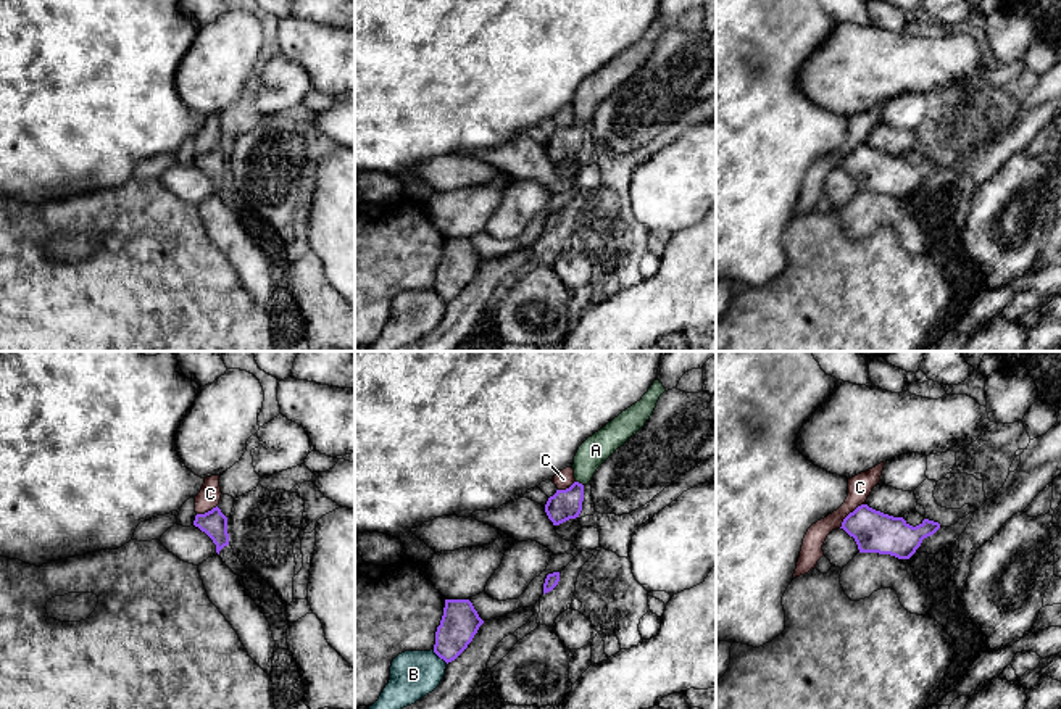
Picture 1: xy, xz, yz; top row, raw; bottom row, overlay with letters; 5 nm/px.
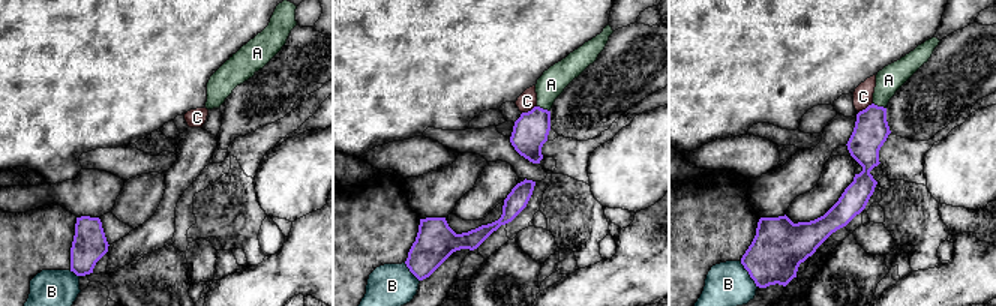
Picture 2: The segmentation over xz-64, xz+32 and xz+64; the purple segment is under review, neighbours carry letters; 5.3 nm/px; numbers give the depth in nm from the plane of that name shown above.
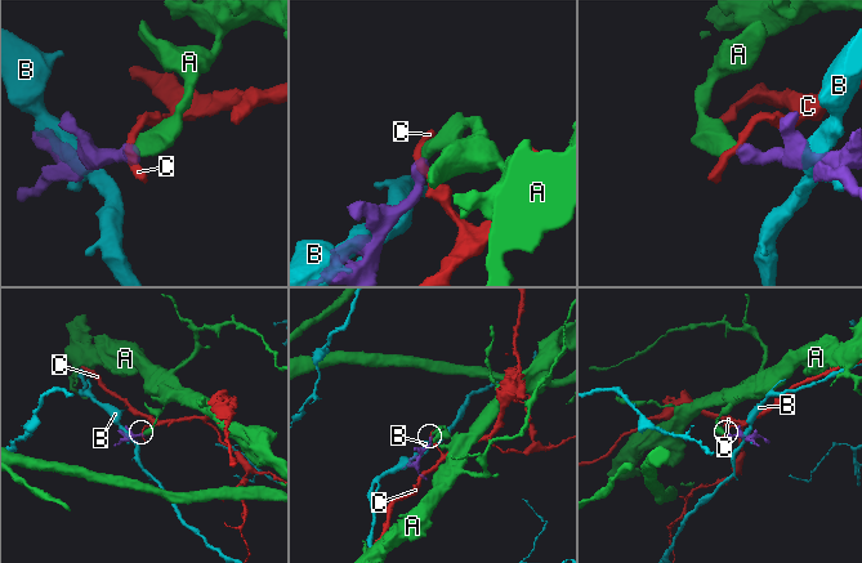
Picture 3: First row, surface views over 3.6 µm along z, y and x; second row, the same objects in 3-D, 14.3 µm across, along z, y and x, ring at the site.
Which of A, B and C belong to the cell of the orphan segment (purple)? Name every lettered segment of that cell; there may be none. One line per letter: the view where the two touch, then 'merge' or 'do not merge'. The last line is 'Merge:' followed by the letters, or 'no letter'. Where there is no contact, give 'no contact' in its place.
A: contact in xz; merge
B: contact in xz; do not merge
C: contact in yz; do not merge
Merge: A

